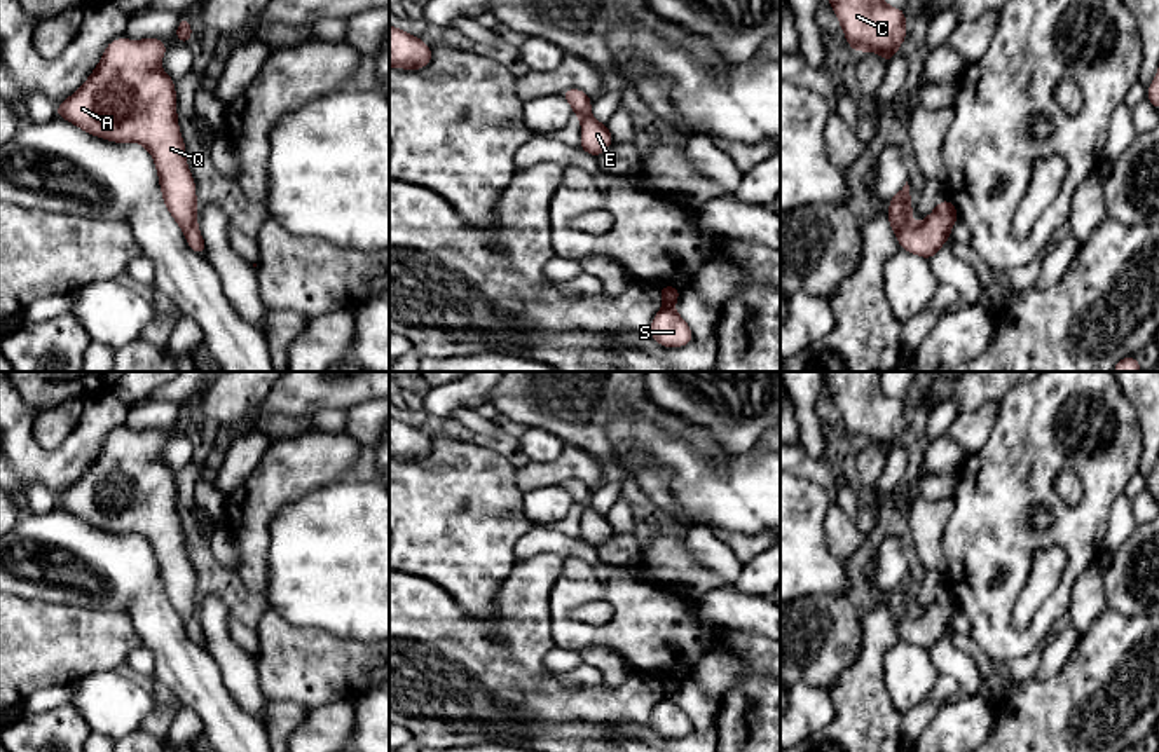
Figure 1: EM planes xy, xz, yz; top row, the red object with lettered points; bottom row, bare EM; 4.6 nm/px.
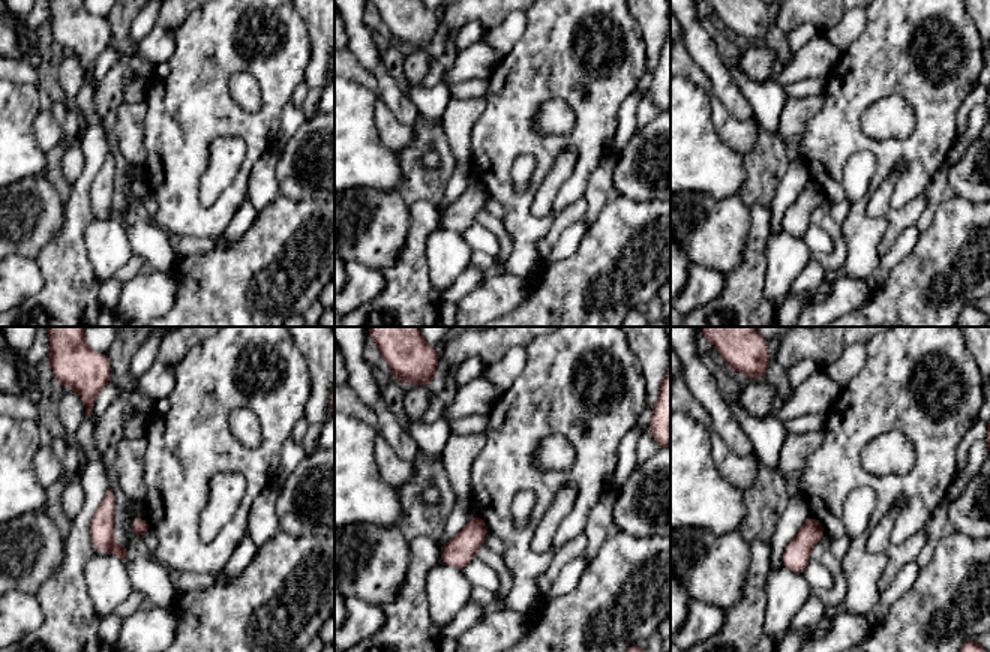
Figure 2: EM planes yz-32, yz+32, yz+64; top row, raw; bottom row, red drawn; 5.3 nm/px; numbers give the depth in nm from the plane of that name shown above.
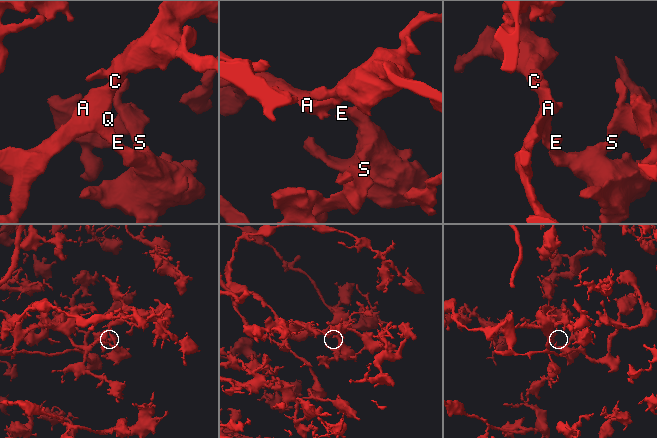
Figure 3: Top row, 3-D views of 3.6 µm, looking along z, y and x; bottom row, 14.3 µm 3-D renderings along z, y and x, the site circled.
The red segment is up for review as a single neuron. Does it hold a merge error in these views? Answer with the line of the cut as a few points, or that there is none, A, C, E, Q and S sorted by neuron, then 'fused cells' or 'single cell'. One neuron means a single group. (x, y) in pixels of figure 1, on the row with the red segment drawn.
cut none; groups A C E Q S; single cell

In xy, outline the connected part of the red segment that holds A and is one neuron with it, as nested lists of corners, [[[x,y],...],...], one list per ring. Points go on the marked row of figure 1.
[[[161,38],[110,42],[91,77],[61,105],[56,115],[70,120],[86,133],[115,143],[141,143],[155,161],[159,183],[168,211],[187,236],[190,250],[206,255],[206,246],[197,230],[197,199],[194,176],[187,167],[185,143],[176,119],[176,92],[173,77],[161,70],[168,47]]]

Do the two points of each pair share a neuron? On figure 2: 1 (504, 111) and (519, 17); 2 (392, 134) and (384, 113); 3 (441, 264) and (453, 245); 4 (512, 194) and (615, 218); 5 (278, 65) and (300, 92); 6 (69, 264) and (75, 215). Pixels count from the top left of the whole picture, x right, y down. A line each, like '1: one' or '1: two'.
1: two
2: one
3: one
4: two
5: two
6: one

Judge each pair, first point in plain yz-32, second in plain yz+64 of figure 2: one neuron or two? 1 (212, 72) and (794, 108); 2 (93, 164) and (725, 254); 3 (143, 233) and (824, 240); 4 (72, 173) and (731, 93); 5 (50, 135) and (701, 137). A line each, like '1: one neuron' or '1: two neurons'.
1: two neurons
2: two neurons
3: one neuron
4: one neuron
5: two neurons

